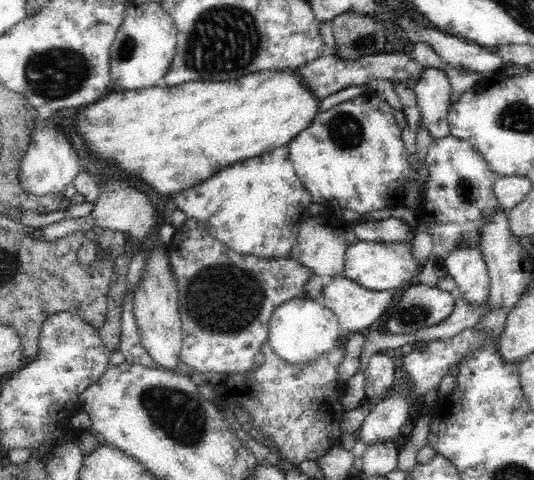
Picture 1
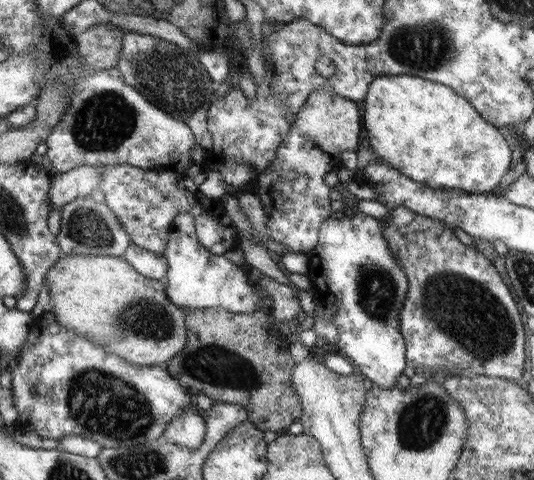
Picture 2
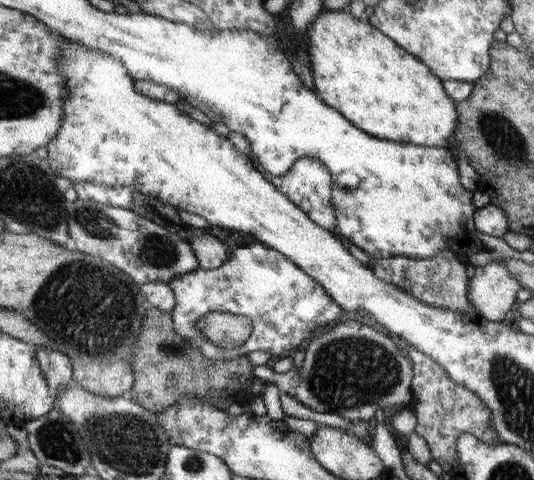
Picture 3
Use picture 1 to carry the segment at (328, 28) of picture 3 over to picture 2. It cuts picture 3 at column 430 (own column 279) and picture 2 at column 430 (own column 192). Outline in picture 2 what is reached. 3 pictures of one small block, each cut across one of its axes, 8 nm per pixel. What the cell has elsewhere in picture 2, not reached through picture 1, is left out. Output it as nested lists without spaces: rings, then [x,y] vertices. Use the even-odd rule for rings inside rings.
[[[384,75],[370,84],[364,101],[362,122],[368,132],[368,142],[381,159],[399,169],[412,180],[430,185],[430,188],[458,190],[476,194],[492,193],[502,176],[508,172],[512,150],[498,127],[481,116],[471,101],[454,90],[410,75]]]

